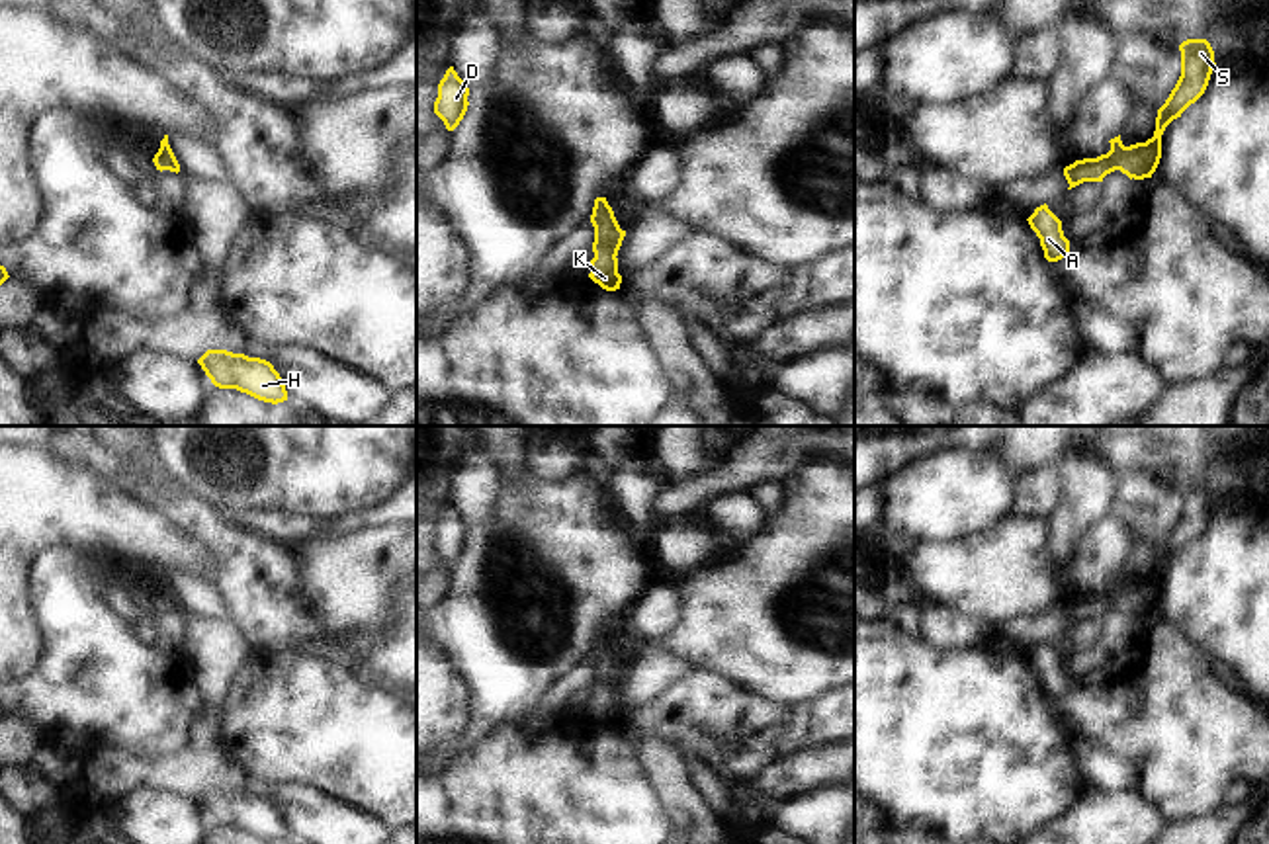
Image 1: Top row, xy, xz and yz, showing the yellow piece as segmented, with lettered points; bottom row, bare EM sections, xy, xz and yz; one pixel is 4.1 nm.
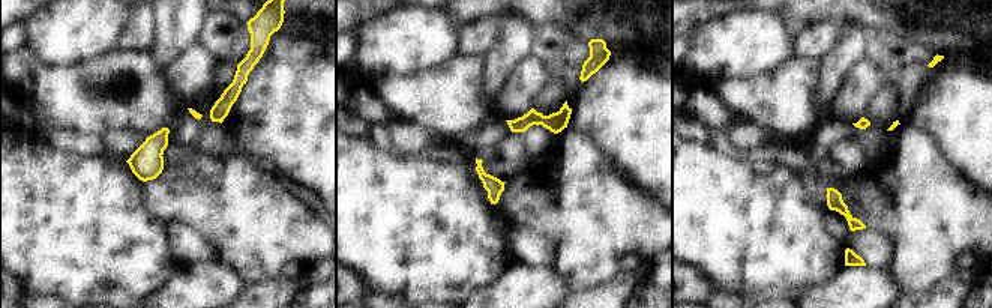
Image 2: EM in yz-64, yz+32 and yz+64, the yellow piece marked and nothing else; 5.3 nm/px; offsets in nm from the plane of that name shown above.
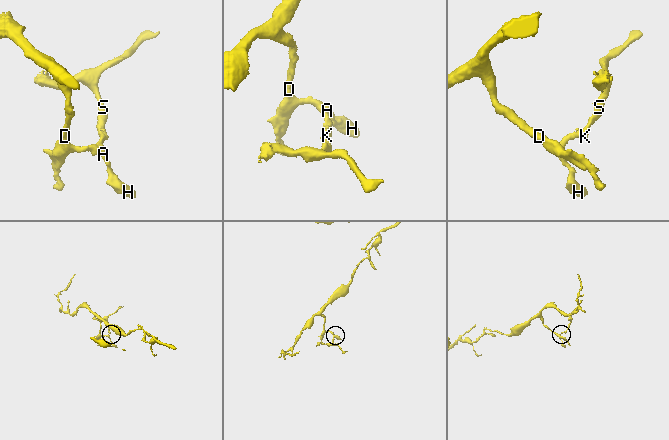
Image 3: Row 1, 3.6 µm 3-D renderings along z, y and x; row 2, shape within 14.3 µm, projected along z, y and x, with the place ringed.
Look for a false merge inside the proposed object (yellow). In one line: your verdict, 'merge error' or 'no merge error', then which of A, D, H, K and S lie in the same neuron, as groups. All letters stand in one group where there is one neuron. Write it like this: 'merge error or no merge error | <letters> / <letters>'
no merge error | A D H K S

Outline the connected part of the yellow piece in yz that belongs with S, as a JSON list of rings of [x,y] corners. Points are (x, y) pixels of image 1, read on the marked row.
[[[1187,39],[1179,45],[1179,51],[1181,76],[1165,104],[1158,109],[1154,137],[1146,143],[1124,147],[1118,135],[1109,141],[1111,150],[1107,154],[1075,160],[1066,166],[1068,190],[1083,182],[1103,182],[1115,170],[1120,170],[1130,180],[1152,178],[1161,158],[1161,135],[1165,127],[1204,94],[1216,64],[1214,51],[1206,39]]]

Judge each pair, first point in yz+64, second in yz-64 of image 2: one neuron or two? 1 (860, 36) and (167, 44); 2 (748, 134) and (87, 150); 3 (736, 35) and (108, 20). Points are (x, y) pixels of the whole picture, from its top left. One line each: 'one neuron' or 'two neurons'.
1: one neuron
2: one neuron
3: one neuron

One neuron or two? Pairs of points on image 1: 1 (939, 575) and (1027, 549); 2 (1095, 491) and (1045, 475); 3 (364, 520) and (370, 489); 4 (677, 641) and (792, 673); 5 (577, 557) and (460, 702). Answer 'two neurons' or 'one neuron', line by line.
1: one neuron
2: two neurons
3: two neurons
4: one neuron
5: two neurons

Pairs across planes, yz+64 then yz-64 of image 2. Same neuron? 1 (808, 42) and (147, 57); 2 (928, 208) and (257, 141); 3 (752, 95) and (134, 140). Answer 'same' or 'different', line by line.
1: different
2: different
3: different

